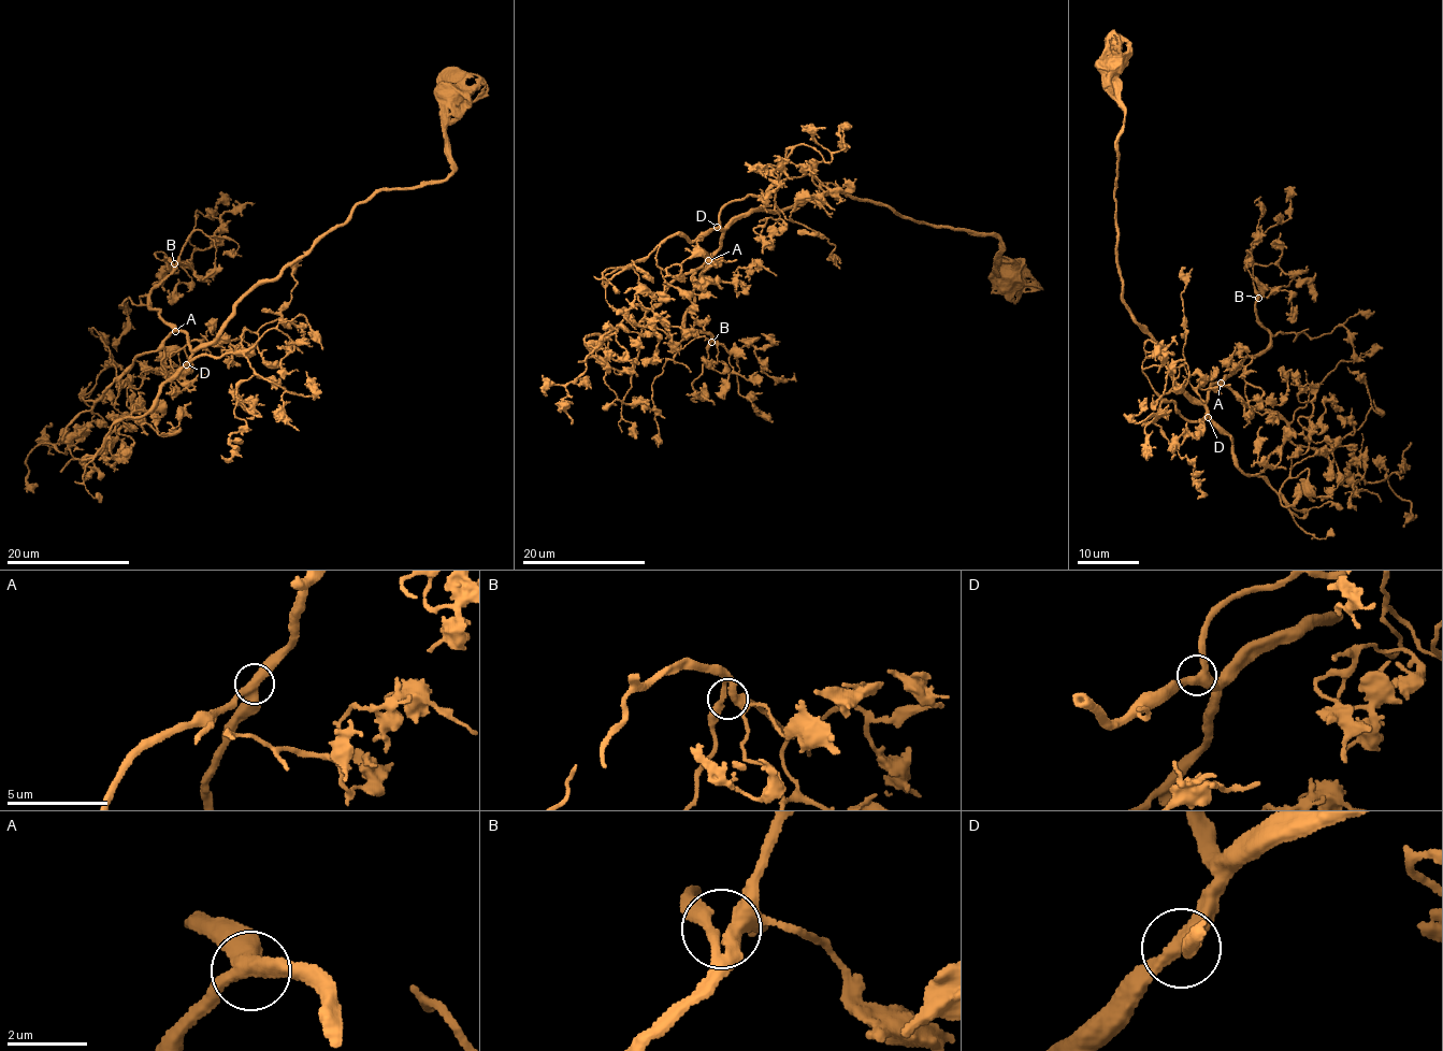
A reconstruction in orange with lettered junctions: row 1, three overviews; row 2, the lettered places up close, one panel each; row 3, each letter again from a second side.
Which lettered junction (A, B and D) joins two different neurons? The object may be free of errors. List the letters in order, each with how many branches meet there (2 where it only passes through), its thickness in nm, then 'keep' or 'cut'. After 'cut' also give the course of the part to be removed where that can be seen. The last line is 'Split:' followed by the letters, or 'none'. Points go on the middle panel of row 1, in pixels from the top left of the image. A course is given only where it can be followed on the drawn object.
A: 3 | 400 nm | keep
B: 3 | 320 nm | keep
D: 3 | 340 nm | keep
Split: none

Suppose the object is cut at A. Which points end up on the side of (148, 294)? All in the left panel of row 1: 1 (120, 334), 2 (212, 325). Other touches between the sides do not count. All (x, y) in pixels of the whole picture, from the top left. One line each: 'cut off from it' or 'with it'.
1: with it
2: cut off from it

